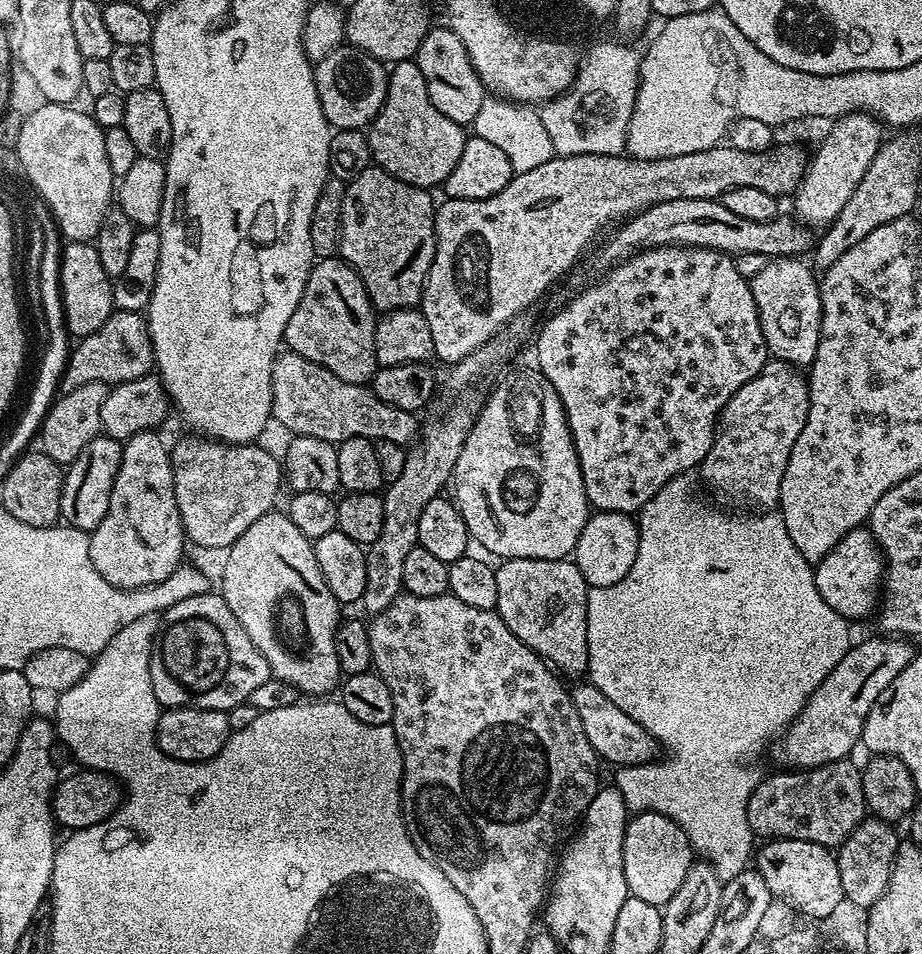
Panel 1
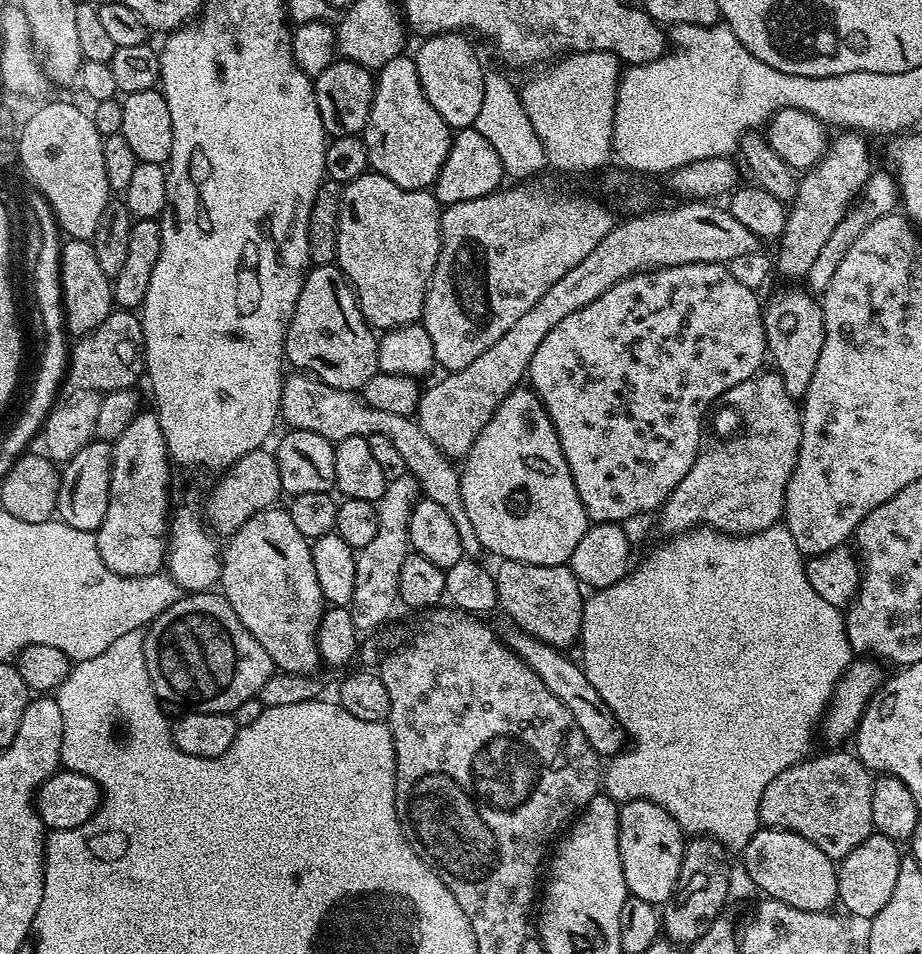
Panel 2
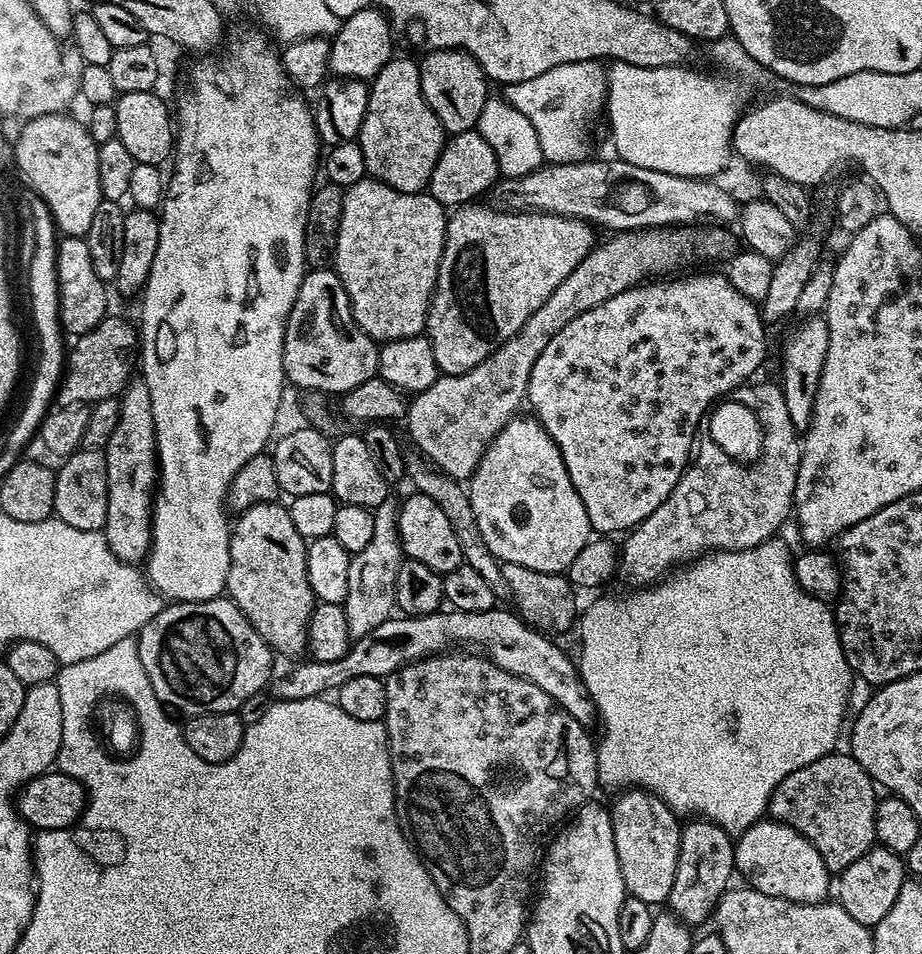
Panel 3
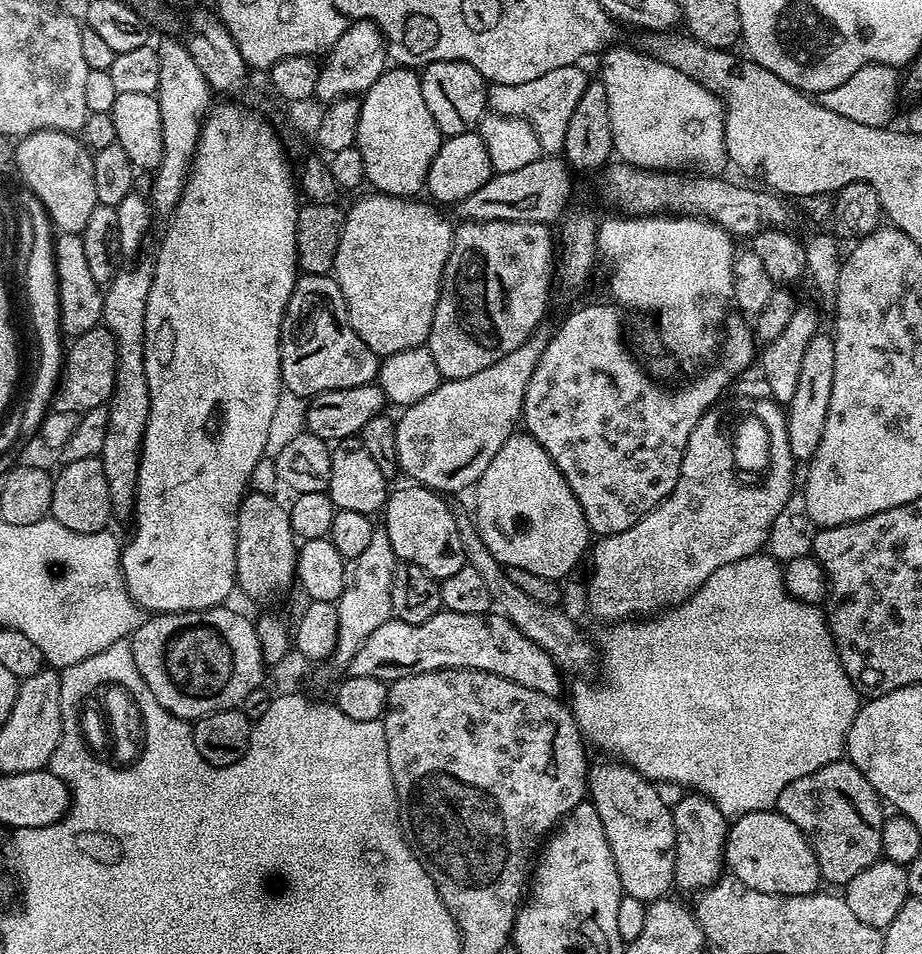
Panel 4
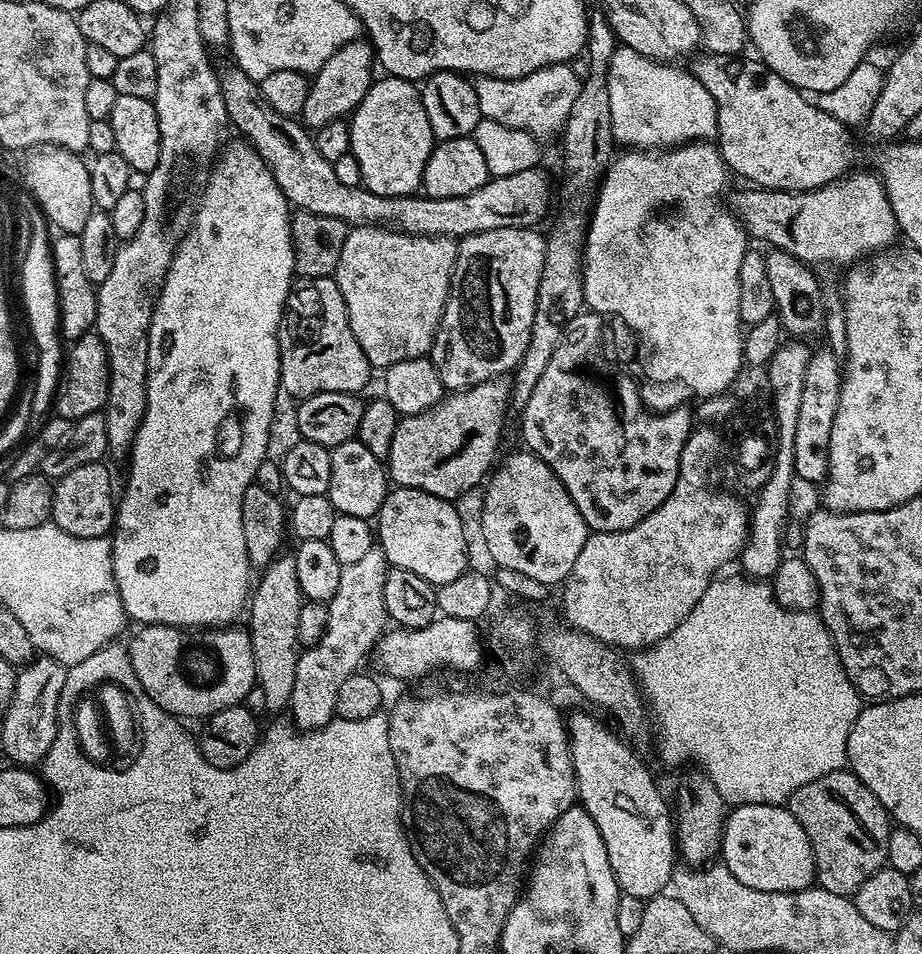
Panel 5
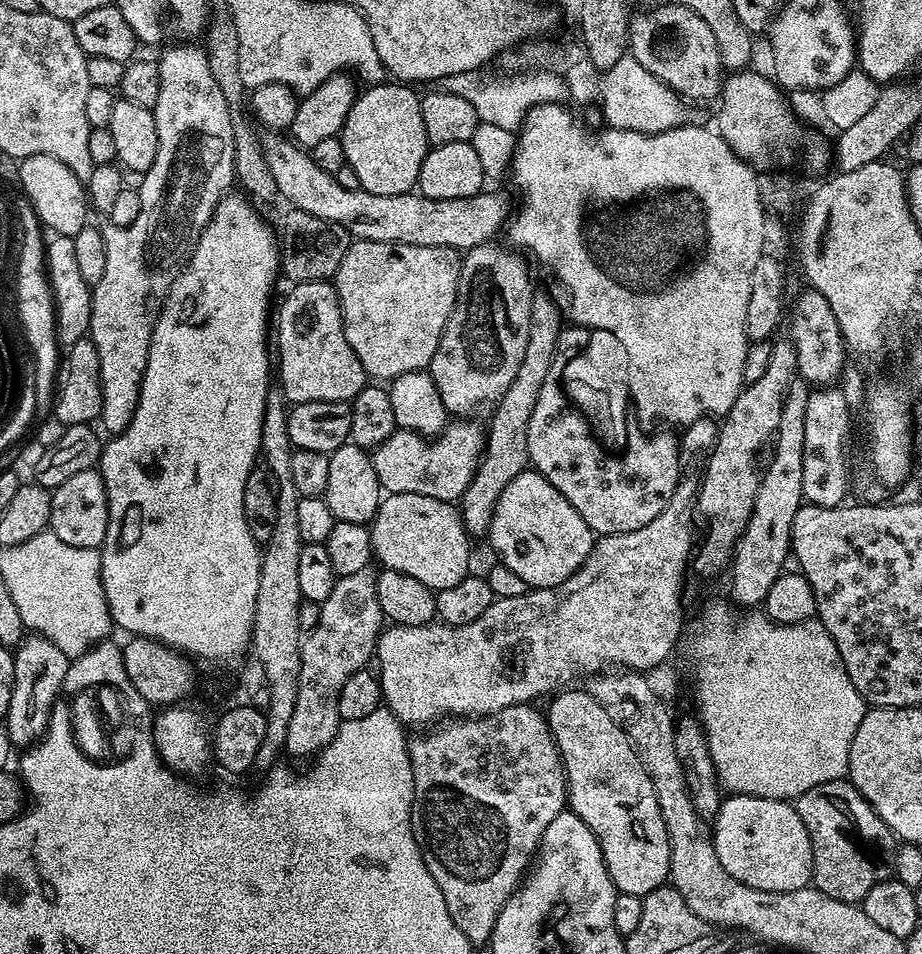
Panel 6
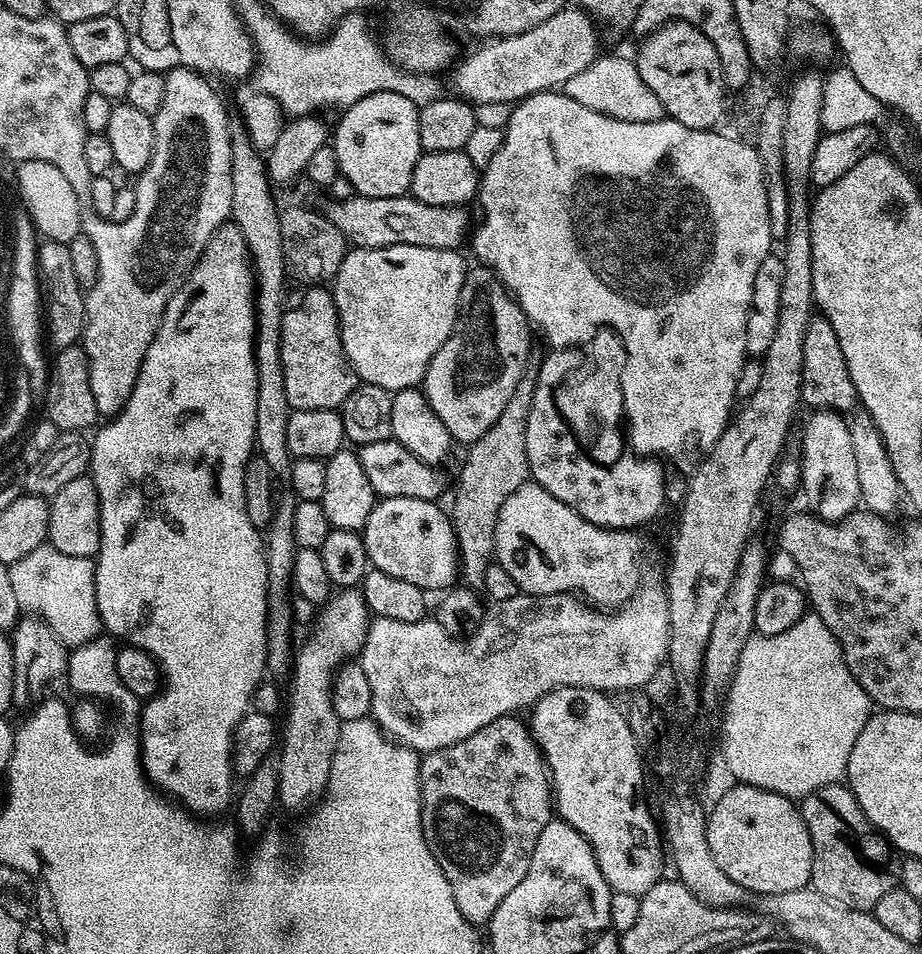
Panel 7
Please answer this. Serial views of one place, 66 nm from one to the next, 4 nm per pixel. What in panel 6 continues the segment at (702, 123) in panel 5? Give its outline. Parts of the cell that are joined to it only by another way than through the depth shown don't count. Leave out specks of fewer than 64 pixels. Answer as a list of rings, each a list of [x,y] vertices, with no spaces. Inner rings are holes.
[[[625,54],[620,61],[615,62],[608,71],[603,73],[604,81],[600,84],[599,107],[603,111],[603,119],[613,128],[634,130],[635,132],[668,132],[672,128],[679,128],[685,123],[685,101],[666,82],[654,78],[650,70],[646,70],[630,54]]]

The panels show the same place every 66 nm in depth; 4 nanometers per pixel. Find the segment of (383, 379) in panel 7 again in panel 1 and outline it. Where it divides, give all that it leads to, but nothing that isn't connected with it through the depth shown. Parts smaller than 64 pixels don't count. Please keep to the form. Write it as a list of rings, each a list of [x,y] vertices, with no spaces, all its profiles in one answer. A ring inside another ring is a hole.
[[[375,166],[347,181],[338,256],[360,275],[373,309],[381,313],[419,305],[436,253],[437,205],[432,196],[429,189],[410,186]]]

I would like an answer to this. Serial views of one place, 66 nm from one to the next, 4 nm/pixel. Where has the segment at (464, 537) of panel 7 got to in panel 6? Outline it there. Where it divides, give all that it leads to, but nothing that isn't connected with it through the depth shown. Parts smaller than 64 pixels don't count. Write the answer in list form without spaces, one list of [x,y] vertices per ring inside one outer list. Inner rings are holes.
[[[533,295],[530,338],[527,339],[522,363],[518,366],[518,374],[514,374],[514,382],[511,382],[506,388],[506,394],[502,394],[492,408],[494,409],[492,421],[487,421],[486,424],[486,439],[484,450],[480,453],[480,465],[476,468],[470,486],[466,486],[464,495],[458,501],[460,516],[464,519],[469,537],[483,537],[487,533],[494,514],[494,506],[502,490],[506,490],[506,486],[510,486],[510,482],[514,482],[514,478],[518,478],[518,474],[522,474],[529,467],[530,414],[534,414],[534,405],[538,403],[538,394],[542,394],[543,382],[552,372],[559,338],[566,328],[563,319],[565,320],[565,317],[562,315],[561,305],[559,308],[548,296]]]

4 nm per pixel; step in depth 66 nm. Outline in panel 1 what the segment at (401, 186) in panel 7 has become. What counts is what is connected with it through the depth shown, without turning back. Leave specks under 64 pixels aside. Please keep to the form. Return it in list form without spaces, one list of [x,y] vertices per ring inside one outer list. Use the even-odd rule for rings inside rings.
[[[415,59],[399,60],[397,64],[391,65],[388,74],[388,93],[384,99],[384,105],[381,106],[378,115],[372,119],[372,123],[366,132],[368,145],[372,151],[372,159],[375,167],[382,169],[383,172],[390,173],[394,178],[398,178],[402,182],[406,182],[415,188],[427,188],[436,190],[443,185],[446,178],[450,178],[450,170],[454,170],[454,166],[458,166],[458,158],[462,158],[462,146],[466,139],[465,125],[454,122],[450,118],[446,118],[446,114],[442,114],[442,110],[438,110],[438,106],[434,106],[434,102],[430,102],[430,94],[426,94],[426,82],[422,78],[422,70],[418,70]]]

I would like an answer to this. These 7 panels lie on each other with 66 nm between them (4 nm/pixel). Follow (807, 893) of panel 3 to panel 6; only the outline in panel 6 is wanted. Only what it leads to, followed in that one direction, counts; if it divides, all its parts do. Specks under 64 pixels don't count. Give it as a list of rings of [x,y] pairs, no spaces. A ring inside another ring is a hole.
[[[732,794],[721,799],[720,809],[716,811],[712,826],[710,839],[718,854],[718,862],[722,862],[722,866],[726,866],[726,874],[730,874],[738,882],[754,890],[767,892],[789,892],[812,884],[810,834],[806,834],[806,826],[802,826],[802,818],[798,818],[795,803],[774,798]]]

